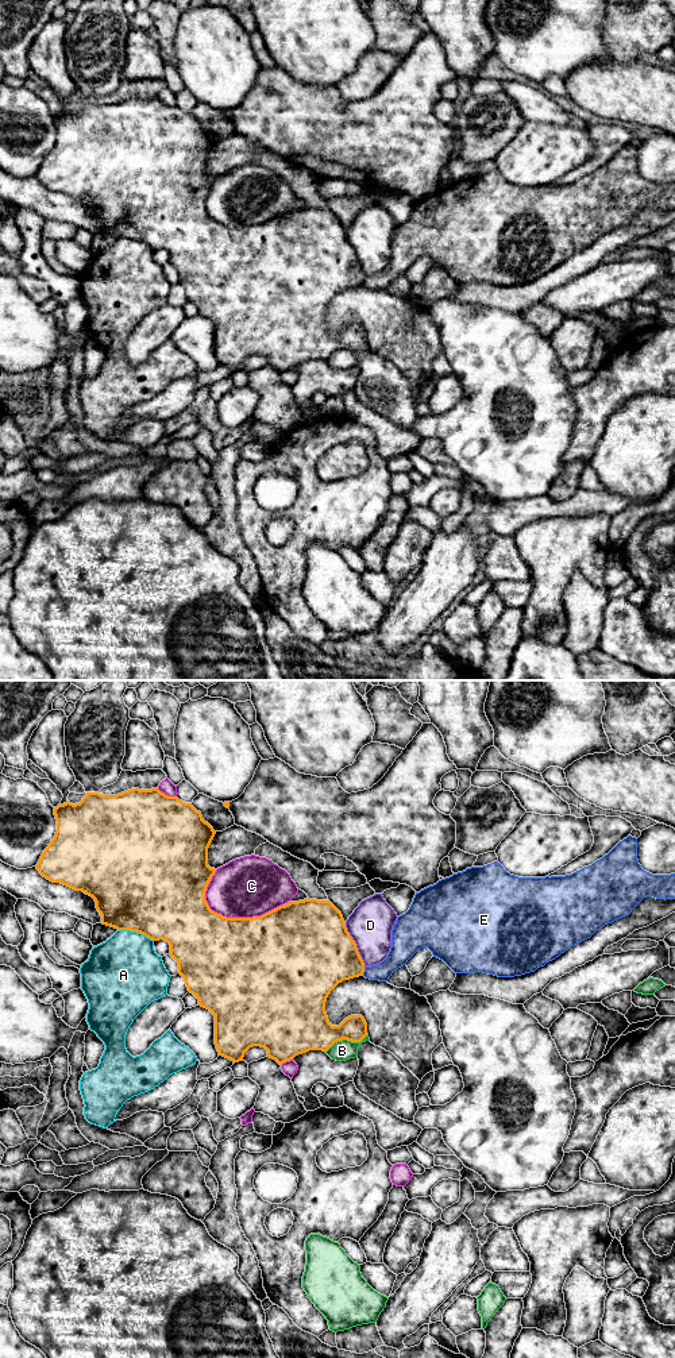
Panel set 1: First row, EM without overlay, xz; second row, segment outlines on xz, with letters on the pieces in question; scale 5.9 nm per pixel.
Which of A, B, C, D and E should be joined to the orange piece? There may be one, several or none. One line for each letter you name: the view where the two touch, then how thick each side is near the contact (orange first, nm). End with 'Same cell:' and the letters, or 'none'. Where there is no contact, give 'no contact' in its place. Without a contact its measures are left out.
Same cell: none

